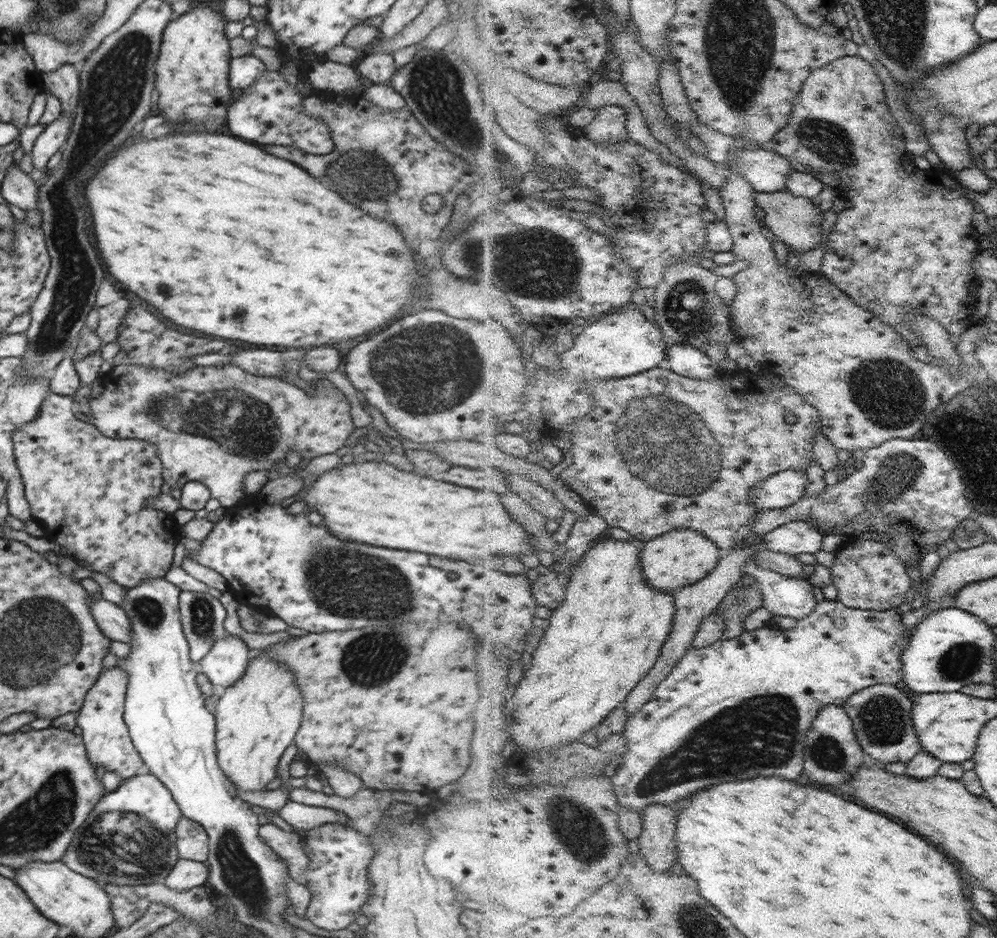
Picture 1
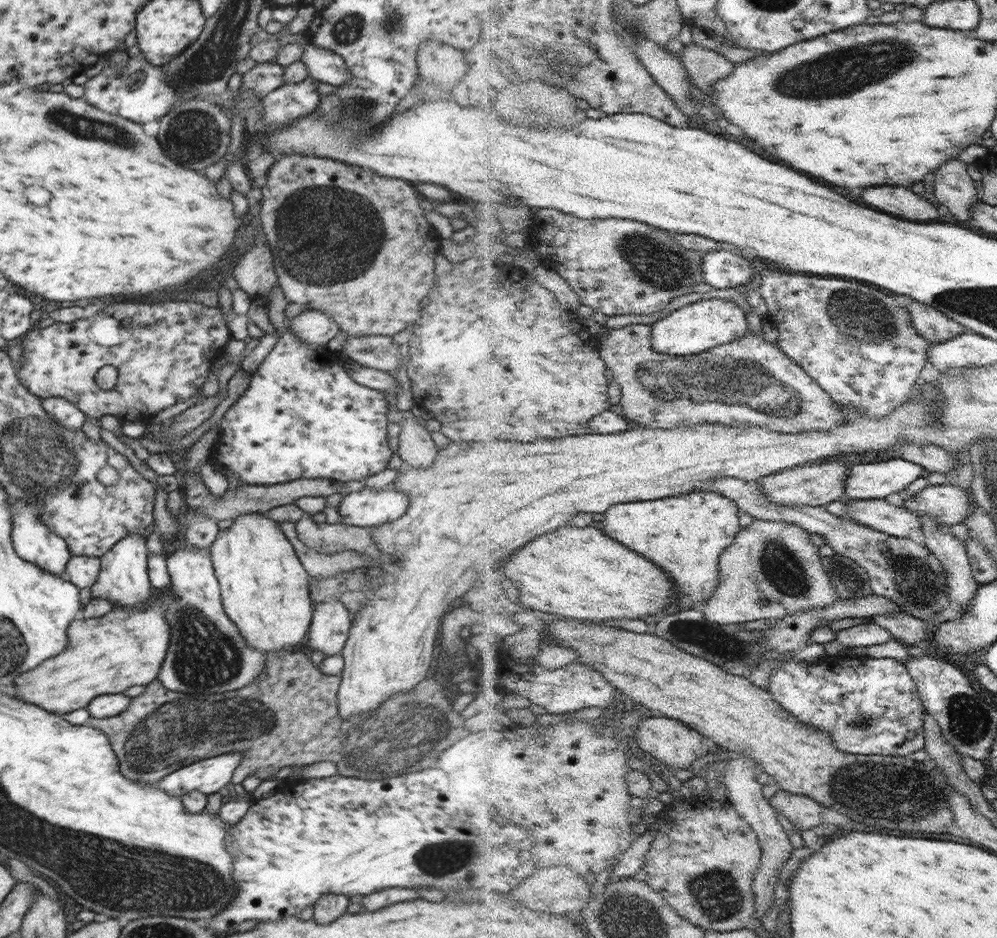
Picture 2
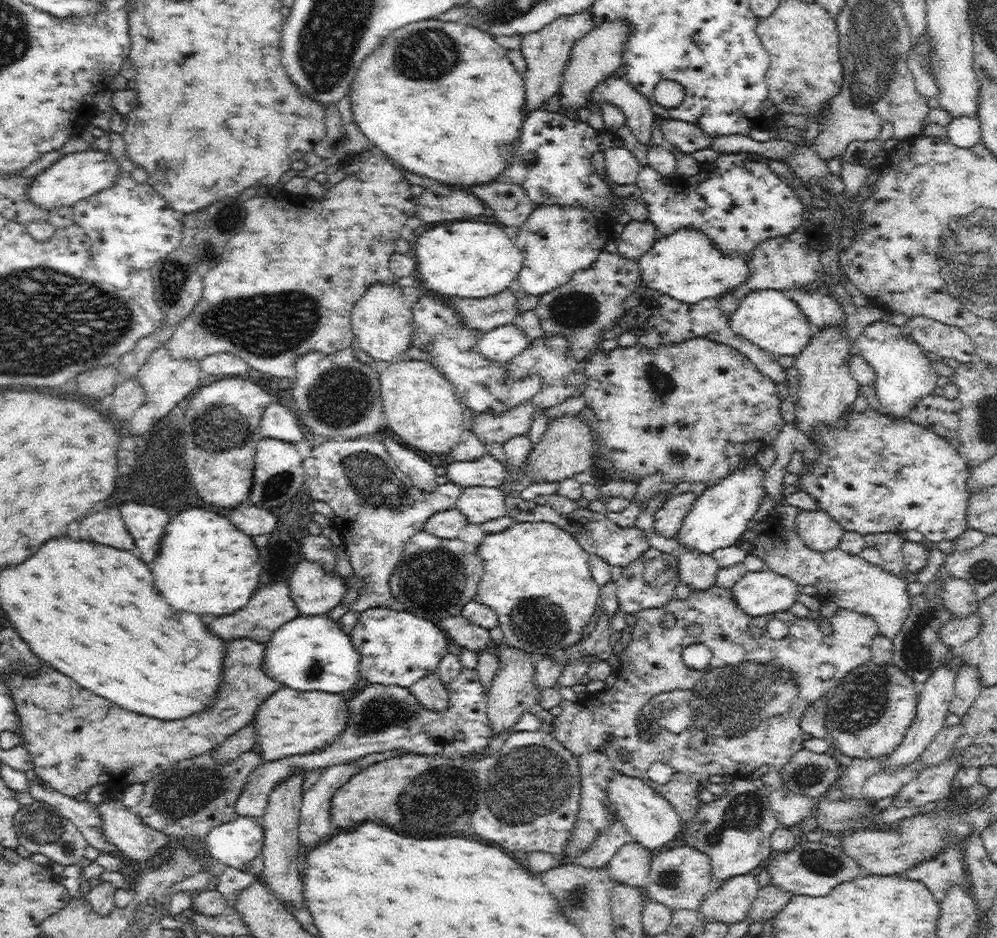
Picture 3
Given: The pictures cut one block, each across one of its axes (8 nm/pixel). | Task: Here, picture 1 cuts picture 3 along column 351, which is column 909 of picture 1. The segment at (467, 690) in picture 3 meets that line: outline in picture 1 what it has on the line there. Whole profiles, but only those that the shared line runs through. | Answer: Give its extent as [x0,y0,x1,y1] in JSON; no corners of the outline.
[844,684,925,762]

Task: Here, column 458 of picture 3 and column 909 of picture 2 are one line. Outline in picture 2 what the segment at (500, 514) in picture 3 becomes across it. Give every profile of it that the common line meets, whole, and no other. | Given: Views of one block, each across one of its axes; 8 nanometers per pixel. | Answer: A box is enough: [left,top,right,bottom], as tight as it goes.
[904,482,971,526]

